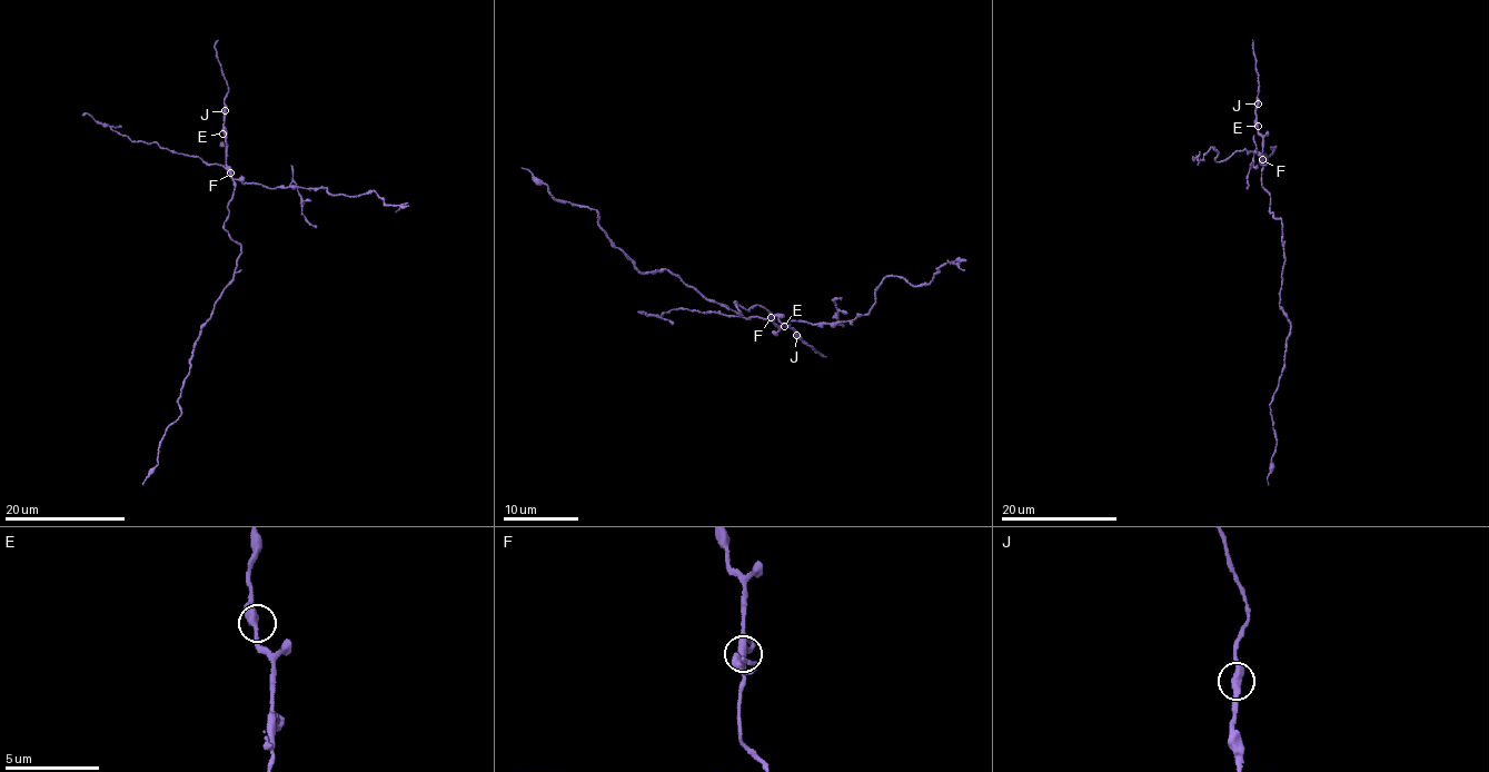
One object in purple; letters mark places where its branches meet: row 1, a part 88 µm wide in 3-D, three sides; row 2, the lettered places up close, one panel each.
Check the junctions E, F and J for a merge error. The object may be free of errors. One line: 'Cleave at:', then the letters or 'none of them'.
Cleave at: F

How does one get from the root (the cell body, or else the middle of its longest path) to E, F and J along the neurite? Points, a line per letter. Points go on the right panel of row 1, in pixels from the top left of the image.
E: (1280, 218), (1270, 211), (1270, 192), (1262, 185), (1262, 136), (1258, 126)
F: (1280, 218), (1270, 211), (1270, 192), (1262, 181), (1263, 159)
J: (1280, 218), (1270, 211), (1270, 192), (1262, 185), (1262, 136), (1256, 120), (1258, 104)

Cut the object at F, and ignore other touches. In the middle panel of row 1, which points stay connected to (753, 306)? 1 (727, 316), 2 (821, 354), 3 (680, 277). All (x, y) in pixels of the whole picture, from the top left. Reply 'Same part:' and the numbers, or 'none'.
Same part: 2, 3

